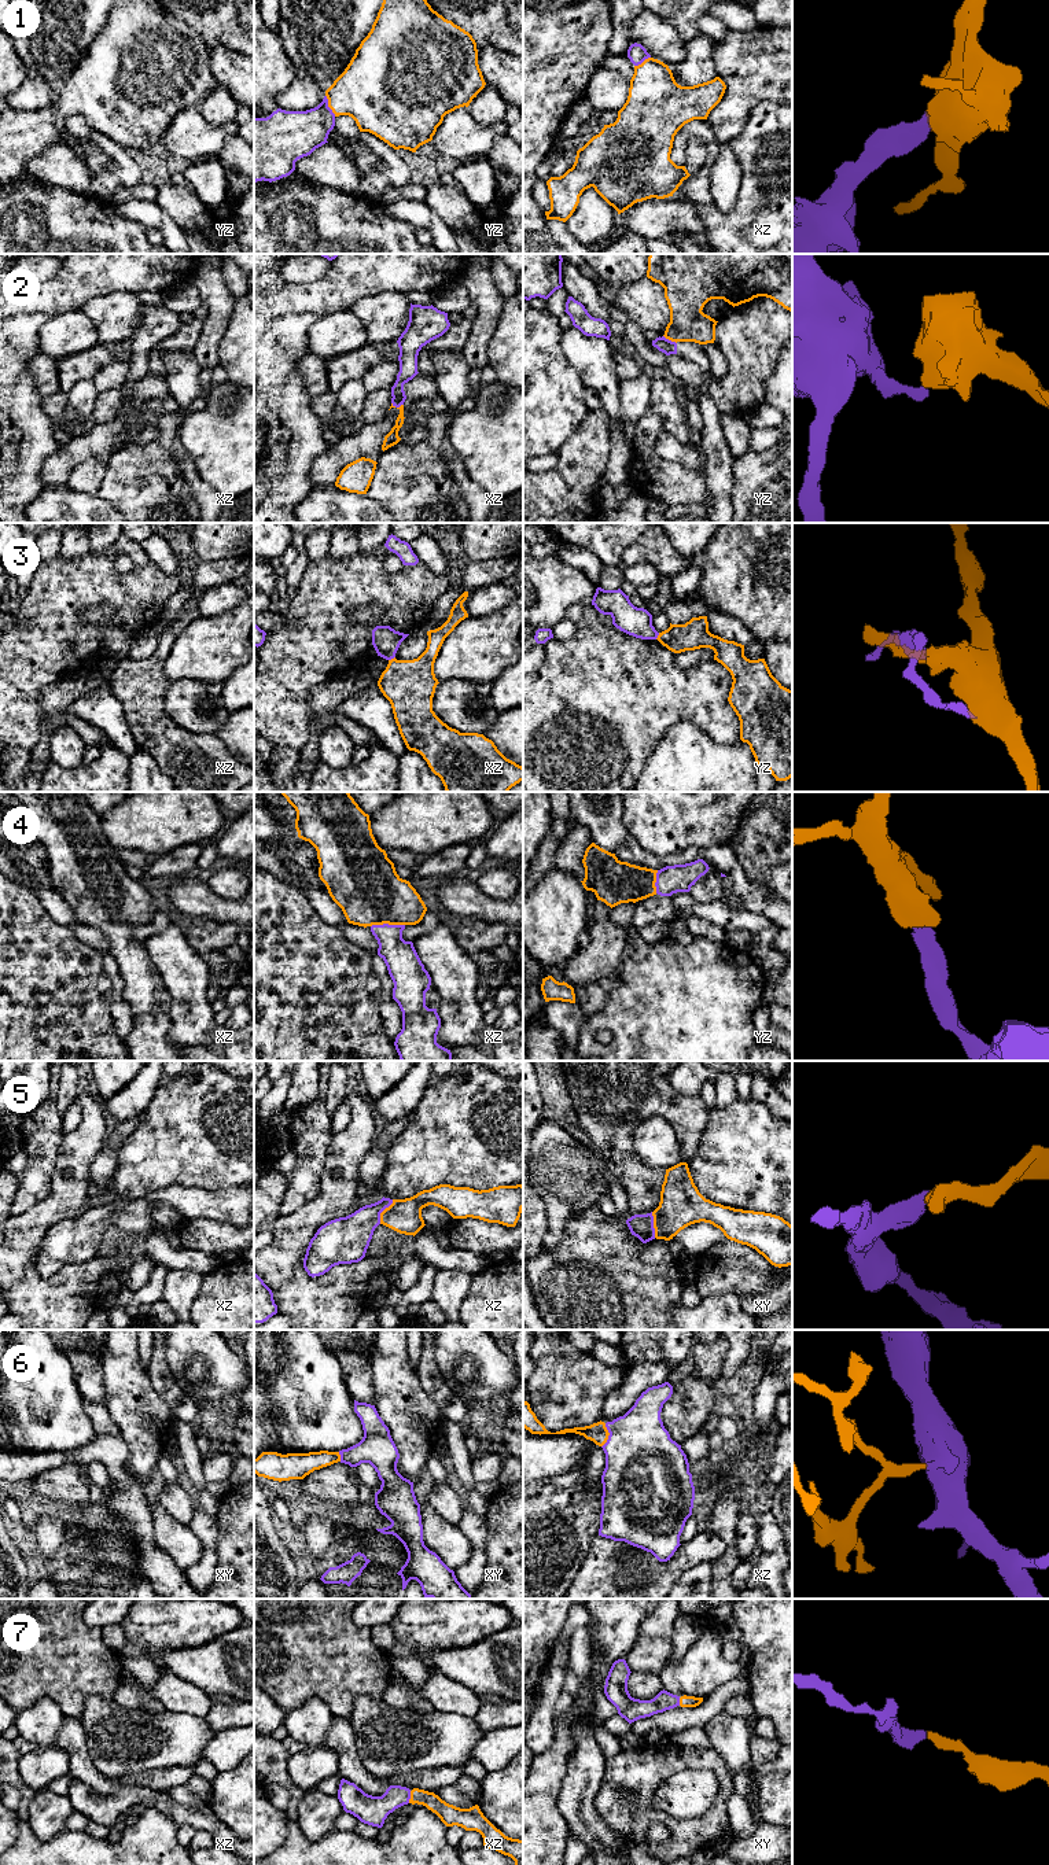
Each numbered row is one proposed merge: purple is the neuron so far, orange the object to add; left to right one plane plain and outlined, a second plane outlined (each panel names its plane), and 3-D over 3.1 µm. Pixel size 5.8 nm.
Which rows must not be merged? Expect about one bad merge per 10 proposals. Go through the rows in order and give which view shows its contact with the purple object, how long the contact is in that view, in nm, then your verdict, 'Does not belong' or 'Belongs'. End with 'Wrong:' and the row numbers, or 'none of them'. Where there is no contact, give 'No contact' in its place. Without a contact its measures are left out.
1: Touches purple in yz. Shared border 140 nm. Belongs
2: Touches purple in yz. Shared border 90 nm. Does not belong
3: Touches purple in xz. Shared border 50 nm. Does not belong
4: Touches purple in xz. Shared border 200 nm. Belongs
5: Touches purple in xz. Shared border 170 nm. Belongs
6: Touches purple in xz. Shared border 150 nm. Belongs
7: Touches purple in xz. Shared border 70 nm. Belongs
Wrong: 2, 3

